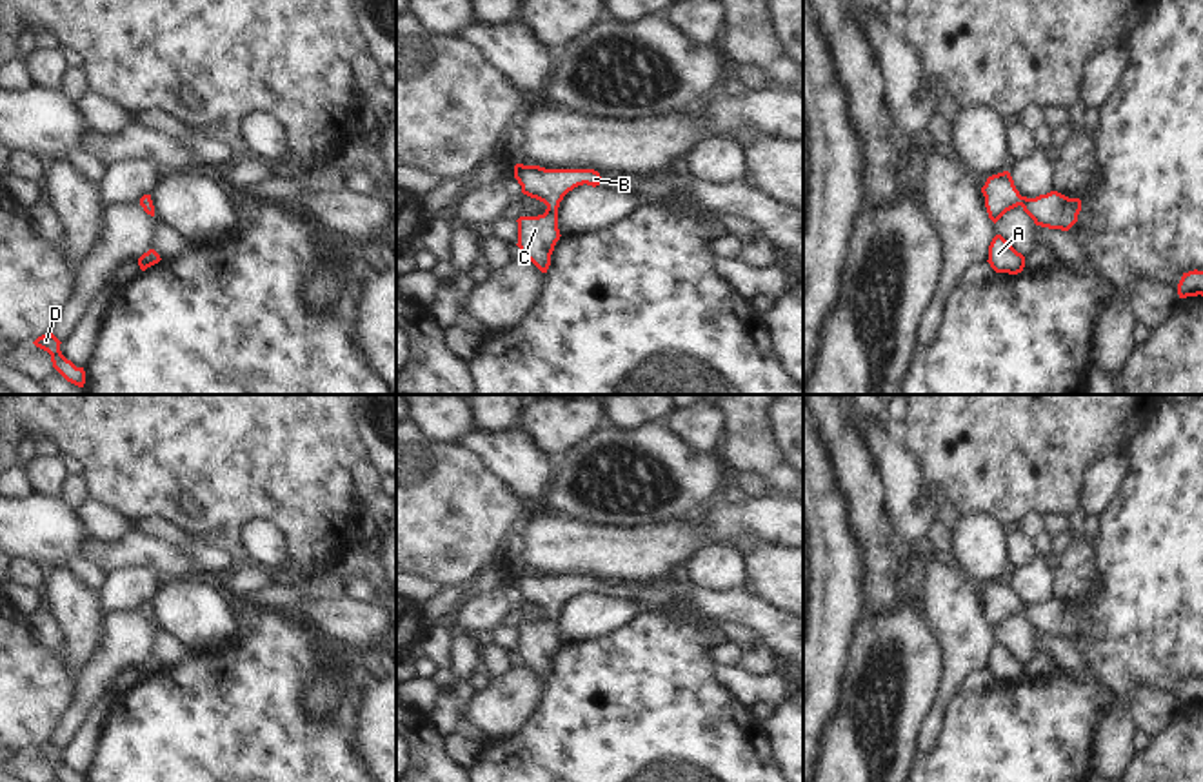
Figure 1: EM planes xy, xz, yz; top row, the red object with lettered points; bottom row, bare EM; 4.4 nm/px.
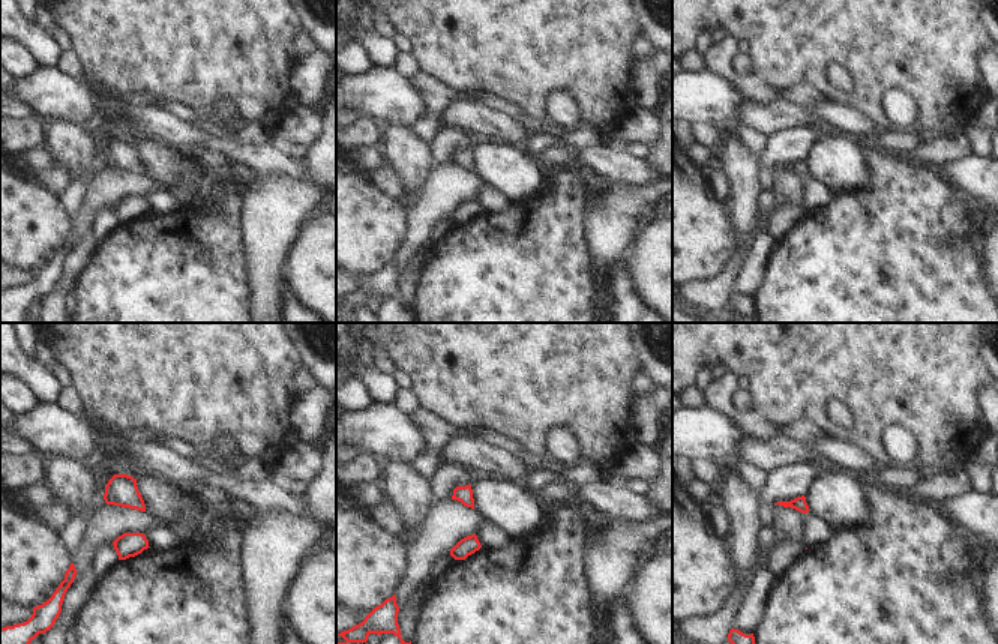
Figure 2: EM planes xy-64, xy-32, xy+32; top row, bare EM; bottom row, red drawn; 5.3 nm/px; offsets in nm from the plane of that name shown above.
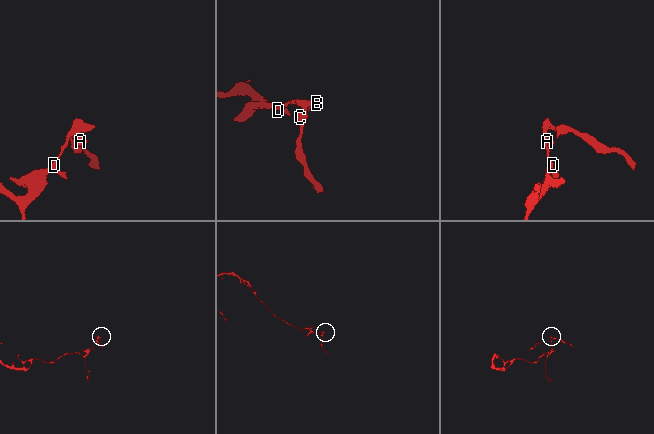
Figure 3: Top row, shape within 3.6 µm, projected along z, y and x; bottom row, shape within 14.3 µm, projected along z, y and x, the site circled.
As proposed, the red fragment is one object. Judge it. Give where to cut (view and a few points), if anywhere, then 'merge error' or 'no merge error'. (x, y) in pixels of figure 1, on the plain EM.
cut none; no merge error

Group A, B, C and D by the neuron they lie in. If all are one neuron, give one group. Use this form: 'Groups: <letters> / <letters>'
Groups: A B C D.

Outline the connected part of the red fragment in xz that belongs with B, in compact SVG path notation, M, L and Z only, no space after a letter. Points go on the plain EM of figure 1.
M514 573L514 586L522 600L547 613L543 622L520 624L518 655L542 680L551 673L551 662L560 647L558 615L563 604L578 593L600 593L605 587L594 576L545 576L540 573Z

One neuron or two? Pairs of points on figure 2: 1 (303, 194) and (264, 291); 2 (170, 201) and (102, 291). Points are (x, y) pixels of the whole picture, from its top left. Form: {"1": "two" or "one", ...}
{"1": "one", "2": "two"}

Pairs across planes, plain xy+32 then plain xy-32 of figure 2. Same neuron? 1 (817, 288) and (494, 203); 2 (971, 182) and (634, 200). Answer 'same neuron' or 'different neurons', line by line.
1: different neurons
2: different neurons

